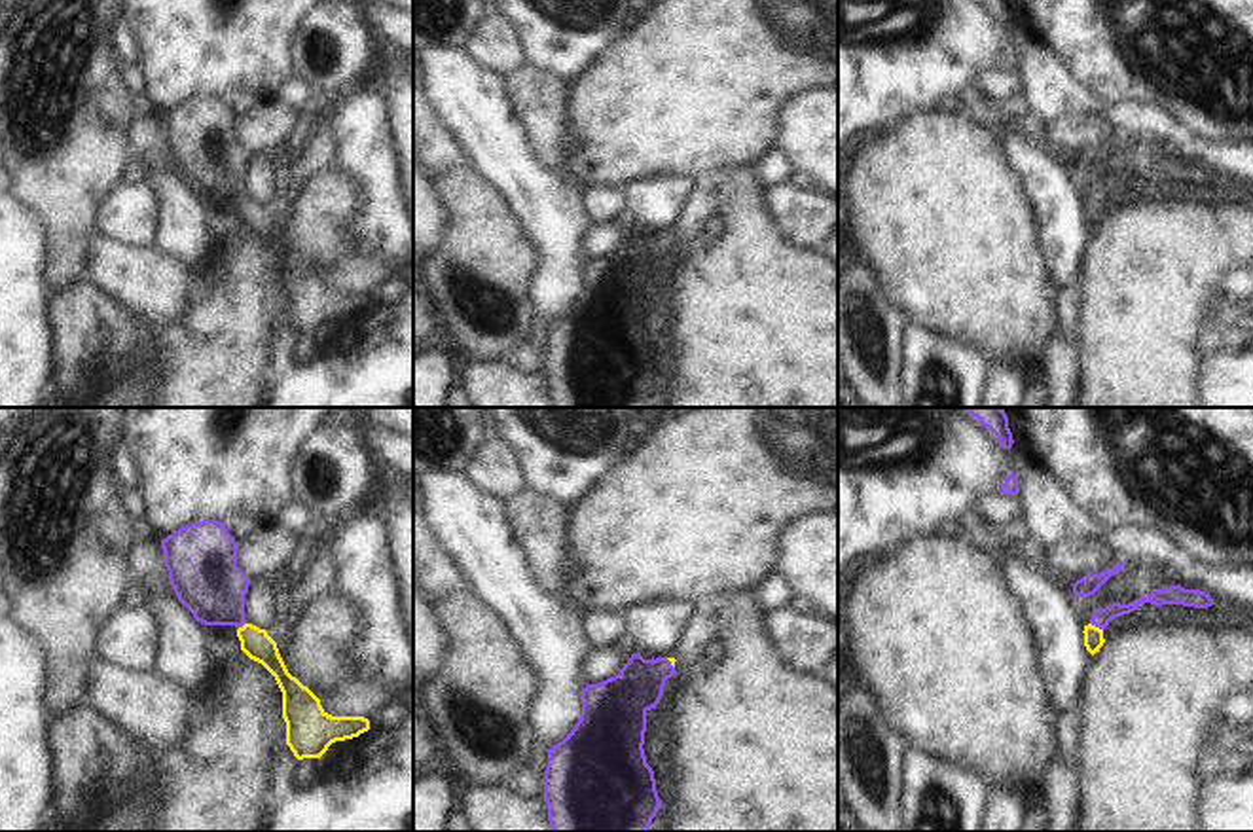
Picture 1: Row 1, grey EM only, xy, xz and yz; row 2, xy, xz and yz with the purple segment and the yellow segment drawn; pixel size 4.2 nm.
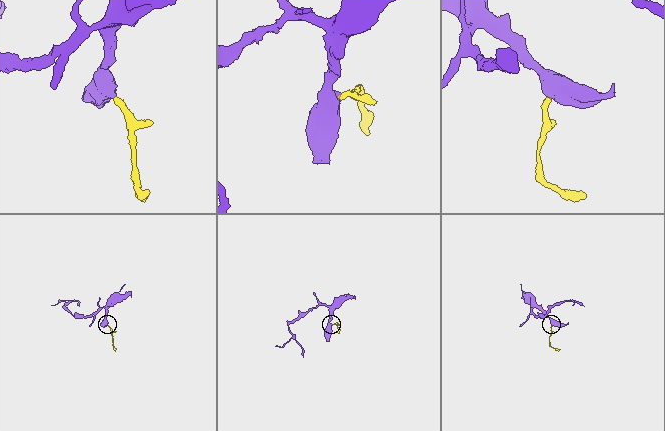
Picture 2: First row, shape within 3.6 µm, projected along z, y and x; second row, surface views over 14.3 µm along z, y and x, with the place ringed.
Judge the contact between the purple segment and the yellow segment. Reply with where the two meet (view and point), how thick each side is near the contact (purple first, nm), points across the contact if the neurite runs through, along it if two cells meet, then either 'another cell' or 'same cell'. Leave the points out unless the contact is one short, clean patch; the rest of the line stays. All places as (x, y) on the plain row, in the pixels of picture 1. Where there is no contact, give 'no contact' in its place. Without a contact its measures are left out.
contact yz (1096, 201); calibres 80 and 80 nm; way yz (1102, 192), (1096, 201), (1094, 215); same cell

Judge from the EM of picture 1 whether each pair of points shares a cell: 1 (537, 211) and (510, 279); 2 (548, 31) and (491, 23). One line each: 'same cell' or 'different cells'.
1: different cells
2: different cells

